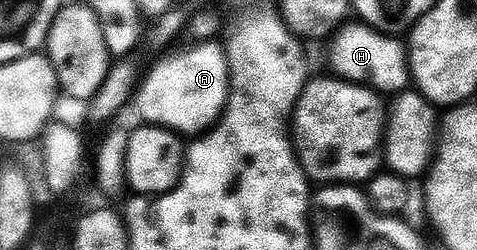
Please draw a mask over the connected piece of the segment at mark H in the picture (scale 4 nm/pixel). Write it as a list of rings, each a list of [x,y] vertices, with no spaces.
[[[345,24],[332,39],[333,48],[329,52],[329,66],[334,75],[346,82],[357,82],[376,90],[382,96],[396,96],[408,91],[411,86],[409,73],[409,48],[400,37],[383,34],[372,26]]]

